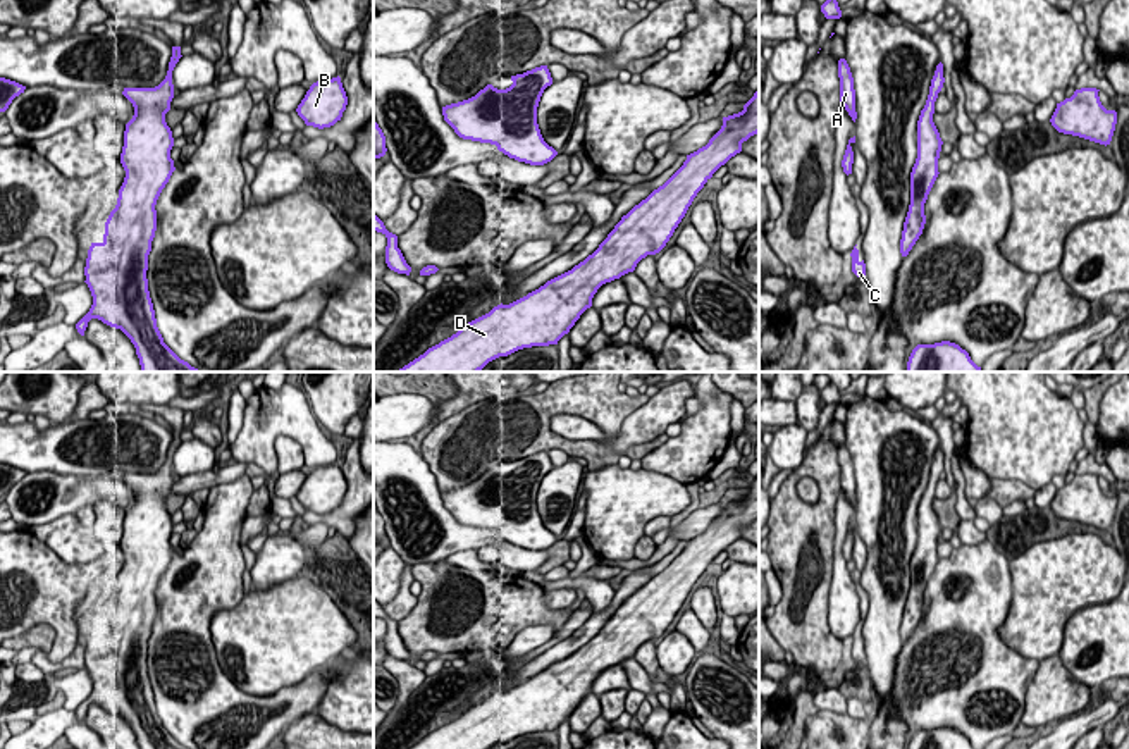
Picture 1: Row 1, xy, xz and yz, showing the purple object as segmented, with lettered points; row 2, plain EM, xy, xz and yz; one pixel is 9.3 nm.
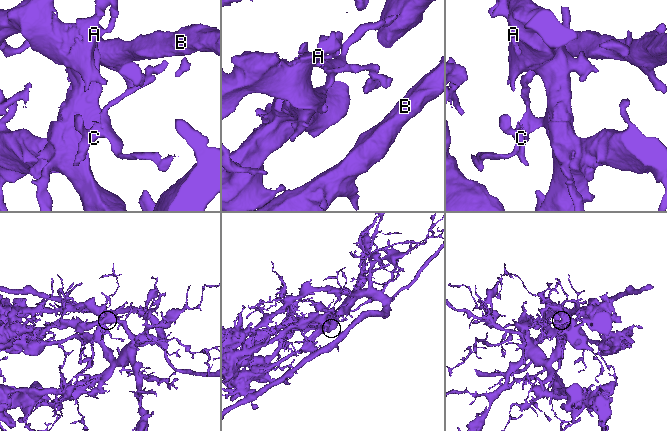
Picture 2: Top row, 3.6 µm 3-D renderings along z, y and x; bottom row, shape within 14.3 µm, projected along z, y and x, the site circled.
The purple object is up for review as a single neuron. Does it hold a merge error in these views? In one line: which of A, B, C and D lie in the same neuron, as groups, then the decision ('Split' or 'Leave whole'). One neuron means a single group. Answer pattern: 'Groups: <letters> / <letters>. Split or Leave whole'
Groups: A B C D. Leave whole

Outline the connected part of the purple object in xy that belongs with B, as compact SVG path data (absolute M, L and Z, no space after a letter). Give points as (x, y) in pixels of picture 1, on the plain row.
M341 463L317 467L310 472L296 498L306 511L330 513L341 506L348 482Z

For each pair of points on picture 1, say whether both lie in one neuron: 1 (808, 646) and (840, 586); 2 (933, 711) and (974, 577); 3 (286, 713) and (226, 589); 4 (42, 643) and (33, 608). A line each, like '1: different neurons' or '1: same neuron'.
1: different neurons
2: same neuron
3: same neuron
4: different neurons

